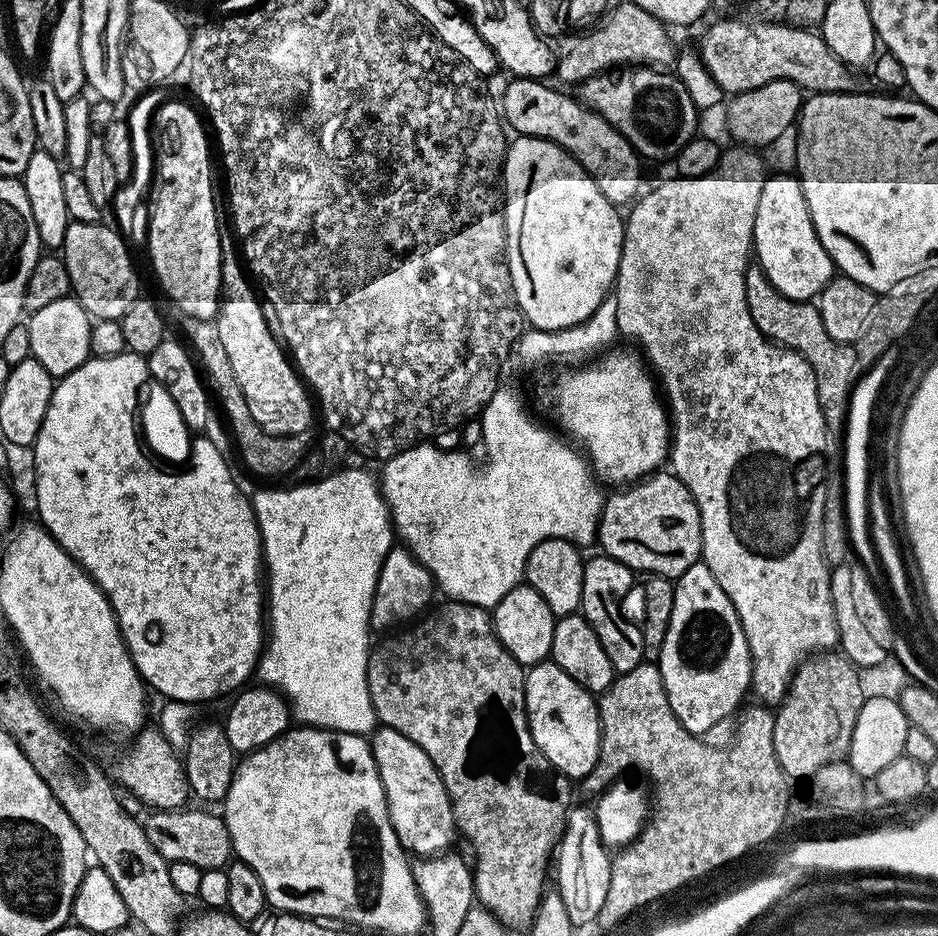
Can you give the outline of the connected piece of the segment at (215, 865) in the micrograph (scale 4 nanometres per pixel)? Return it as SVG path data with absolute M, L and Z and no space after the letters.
M191 808L183 809L159 809L149 813L147 819L143 819L144 833L150 840L150 844L154 846L165 861L172 863L174 861L184 861L193 863L202 870L224 868L233 857L232 839L229 836L229 831L226 830L224 819L221 815L210 813L213 811L205 810L190 810Z

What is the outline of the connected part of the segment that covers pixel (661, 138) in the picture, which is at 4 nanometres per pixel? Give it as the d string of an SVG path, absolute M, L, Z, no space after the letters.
M624 66L619 70L601 72L579 85L578 99L606 118L606 122L610 122L610 126L614 126L614 130L618 130L618 134L622 134L645 161L671 161L698 132L698 109L694 98L690 98L690 92L679 76L668 70Z

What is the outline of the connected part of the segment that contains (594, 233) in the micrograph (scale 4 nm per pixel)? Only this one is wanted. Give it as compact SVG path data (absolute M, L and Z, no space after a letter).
M520 136L516 141L511 141L504 157L504 170L502 173L502 192L505 196L505 228L508 234L508 269L514 286L516 301L520 307L525 321L537 332L557 332L566 330L570 326L578 326L586 322L598 310L598 306L613 291L616 275L618 274L618 262L622 258L622 242L624 241L624 220L618 213L617 205L612 204L598 190L598 186L589 178L584 167L575 158L569 156L564 149L559 148L550 140L539 140L537 136Z

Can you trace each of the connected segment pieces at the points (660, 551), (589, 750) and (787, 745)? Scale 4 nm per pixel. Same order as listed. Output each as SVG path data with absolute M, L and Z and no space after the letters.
M657 470L644 477L621 487L604 501L600 509L600 530L598 544L603 555L614 558L631 568L636 574L655 574L669 578L678 578L690 566L698 563L702 556L702 518L698 514L698 506L686 490L686 486L678 477L668 470Z
M541 662L527 669L524 678L524 705L528 711L530 734L538 750L548 759L548 767L561 776L567 776L569 781L583 781L592 773L600 757L600 710L597 697L578 686L568 668L560 668L554 662Z
M829 650L823 654L813 654L796 669L784 695L783 704L775 709L774 715L774 754L780 763L785 776L793 781L811 778L822 766L835 760L844 760L848 755L848 747L854 734L854 722L858 722L858 714L866 699L866 691L860 685L861 673L855 664L843 654Z

